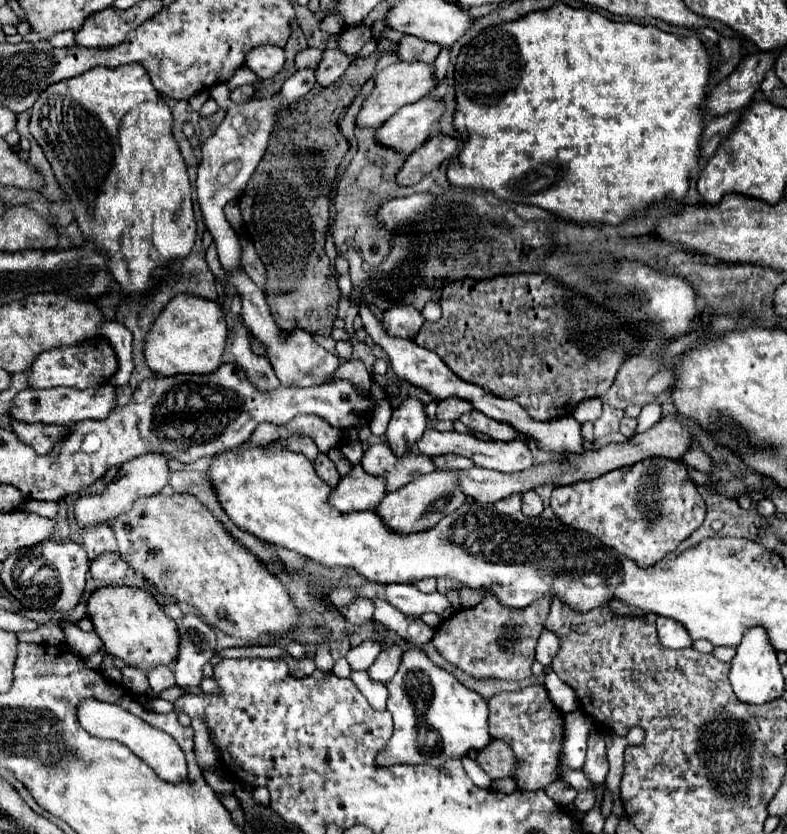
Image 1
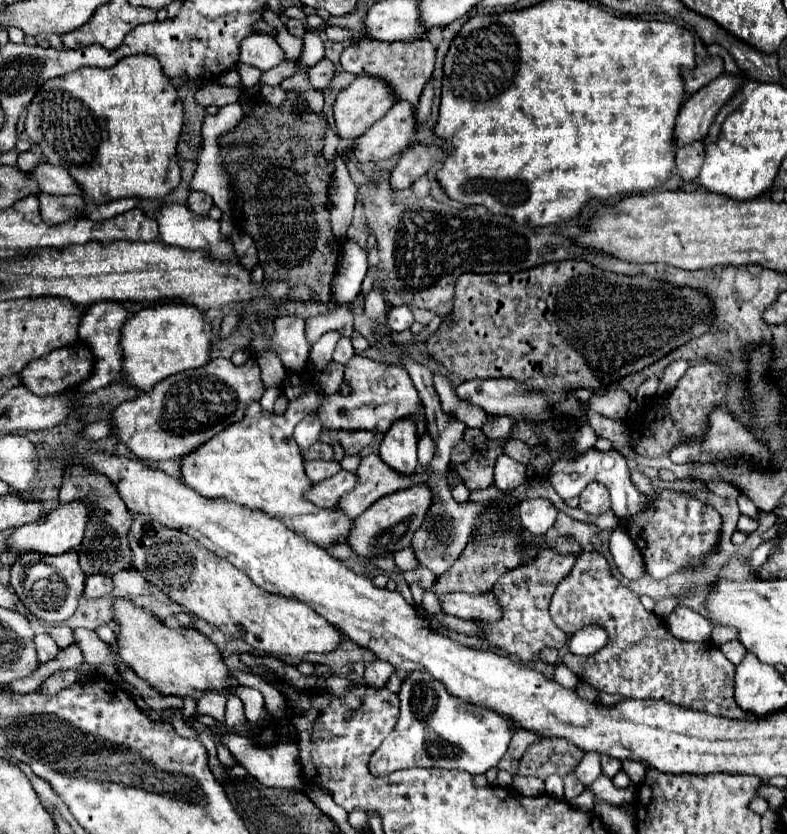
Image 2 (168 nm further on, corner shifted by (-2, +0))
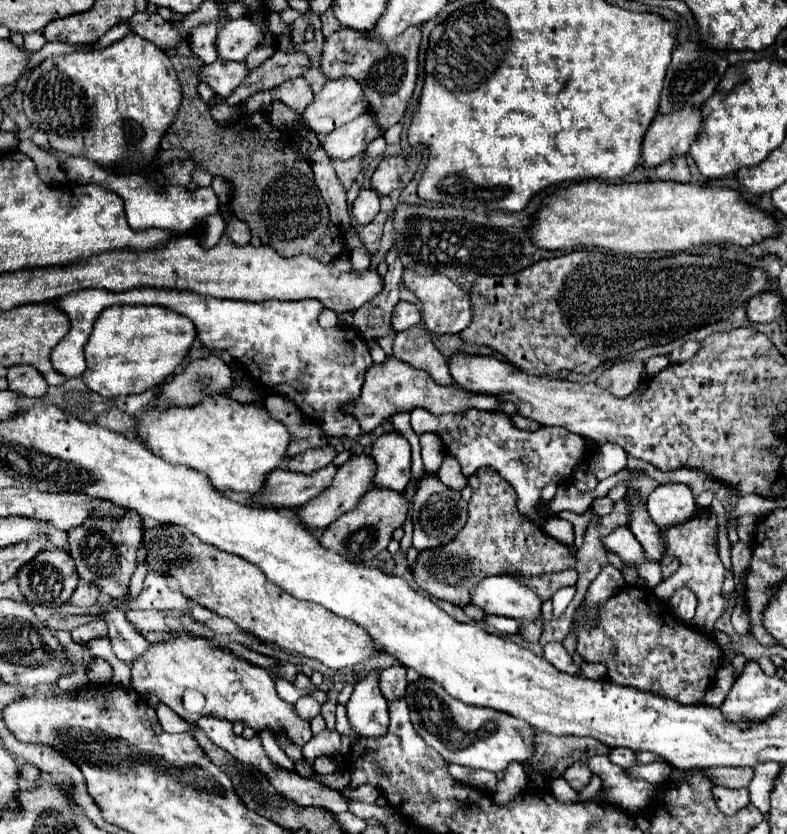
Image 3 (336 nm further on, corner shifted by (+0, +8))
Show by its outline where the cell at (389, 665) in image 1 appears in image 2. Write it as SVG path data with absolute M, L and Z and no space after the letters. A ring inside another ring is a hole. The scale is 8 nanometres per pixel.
M375 660L367 666L365 670L365 680L371 688L383 688L389 680L389 676L395 672L393 666L389 666L389 662L381 662L381 660Z

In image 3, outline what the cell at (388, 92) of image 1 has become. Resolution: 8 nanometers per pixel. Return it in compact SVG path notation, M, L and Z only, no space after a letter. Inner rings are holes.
M337 78L329 80L323 90L315 94L315 100L305 110L303 118L313 132L329 134L365 112L369 112L369 106L363 86L353 78Z

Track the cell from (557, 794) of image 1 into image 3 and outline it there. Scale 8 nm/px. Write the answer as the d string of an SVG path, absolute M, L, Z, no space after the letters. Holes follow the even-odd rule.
M575 762L575 764L571 764L571 768L565 770L563 778L569 782L569 786L573 790L581 790L589 782L591 772L589 772L589 768L587 768L585 762Z

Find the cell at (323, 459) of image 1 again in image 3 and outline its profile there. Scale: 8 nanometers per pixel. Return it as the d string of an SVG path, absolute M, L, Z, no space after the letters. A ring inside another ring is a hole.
M329 444L325 448L315 448L315 450L307 450L299 456L289 458L287 468L293 472L315 472L319 468L325 468L327 464L331 464L335 460L337 452L335 448Z

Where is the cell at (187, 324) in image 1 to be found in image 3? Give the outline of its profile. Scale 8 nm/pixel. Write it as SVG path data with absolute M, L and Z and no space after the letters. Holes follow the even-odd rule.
M111 306L101 312L85 346L87 372L85 384L105 396L141 394L159 386L167 376L185 362L193 340L197 338L195 324L165 306Z

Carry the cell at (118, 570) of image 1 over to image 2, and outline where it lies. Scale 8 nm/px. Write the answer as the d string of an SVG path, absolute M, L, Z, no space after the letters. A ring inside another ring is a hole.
M93 574L85 580L85 592L83 596L87 600L95 600L95 598L105 598L109 596L113 590L113 580L109 576L103 574Z

